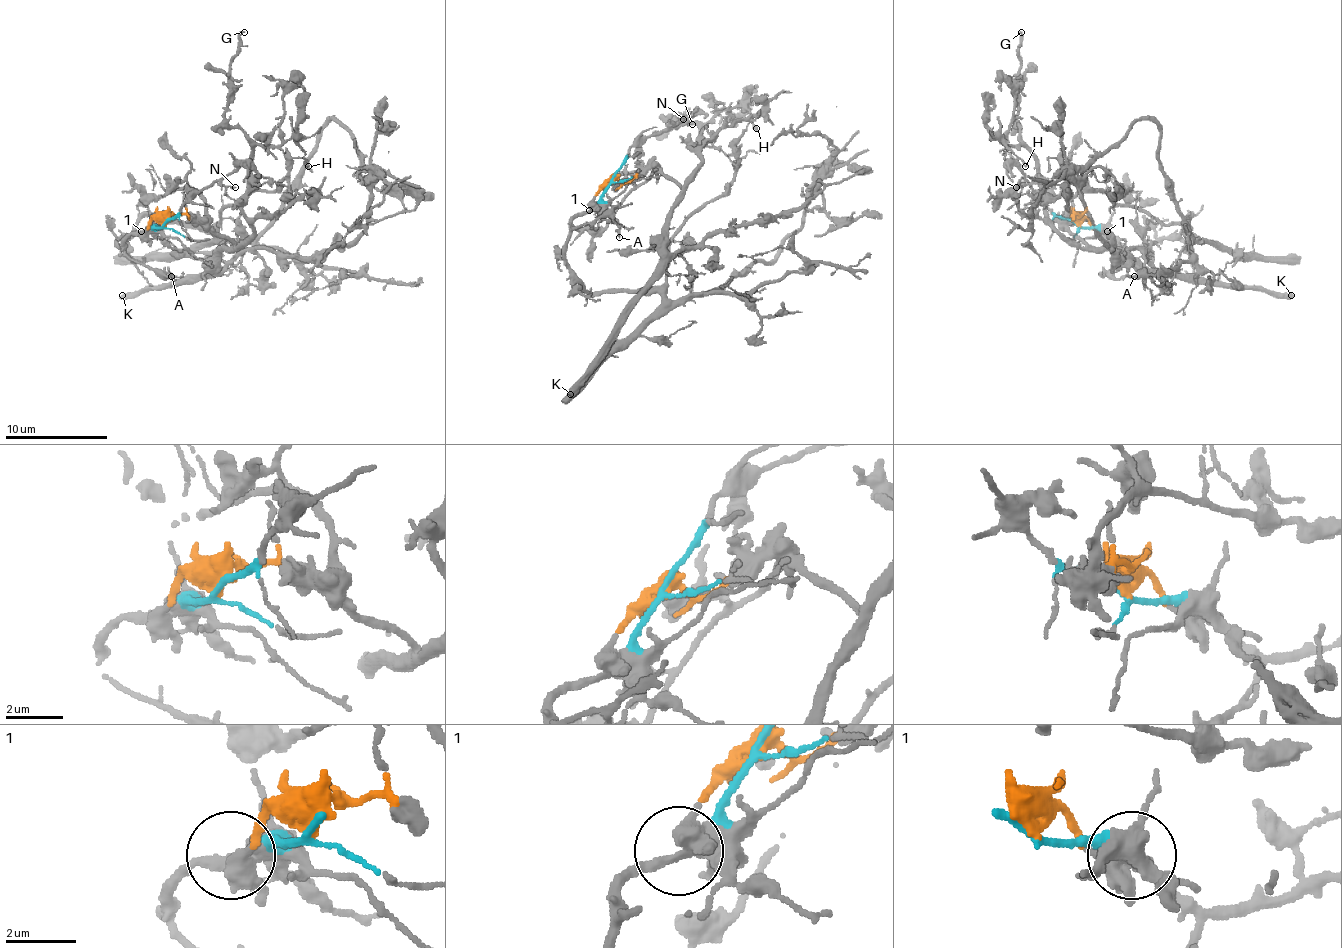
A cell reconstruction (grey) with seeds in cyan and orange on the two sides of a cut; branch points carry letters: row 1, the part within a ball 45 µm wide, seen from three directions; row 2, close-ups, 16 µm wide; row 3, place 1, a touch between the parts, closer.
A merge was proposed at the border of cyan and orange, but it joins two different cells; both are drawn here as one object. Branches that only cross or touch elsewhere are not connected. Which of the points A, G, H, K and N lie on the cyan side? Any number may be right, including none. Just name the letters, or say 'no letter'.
A, N

